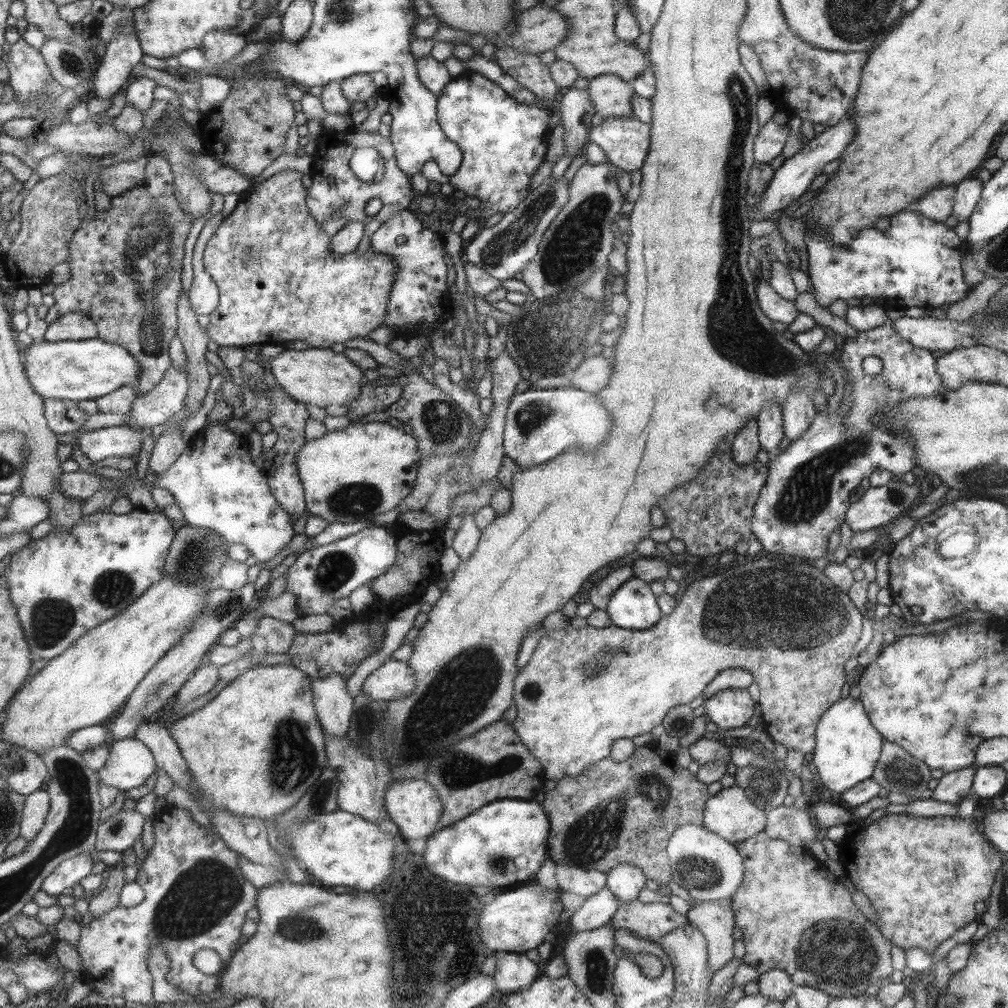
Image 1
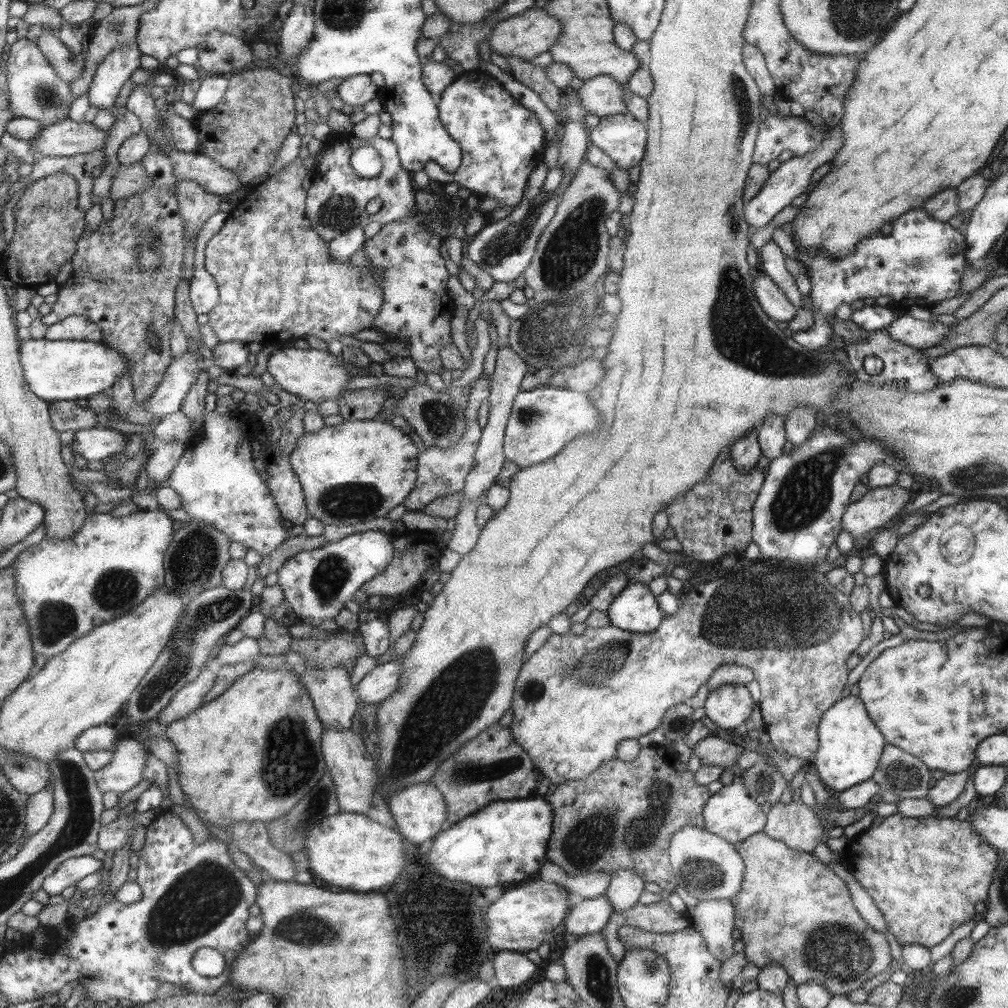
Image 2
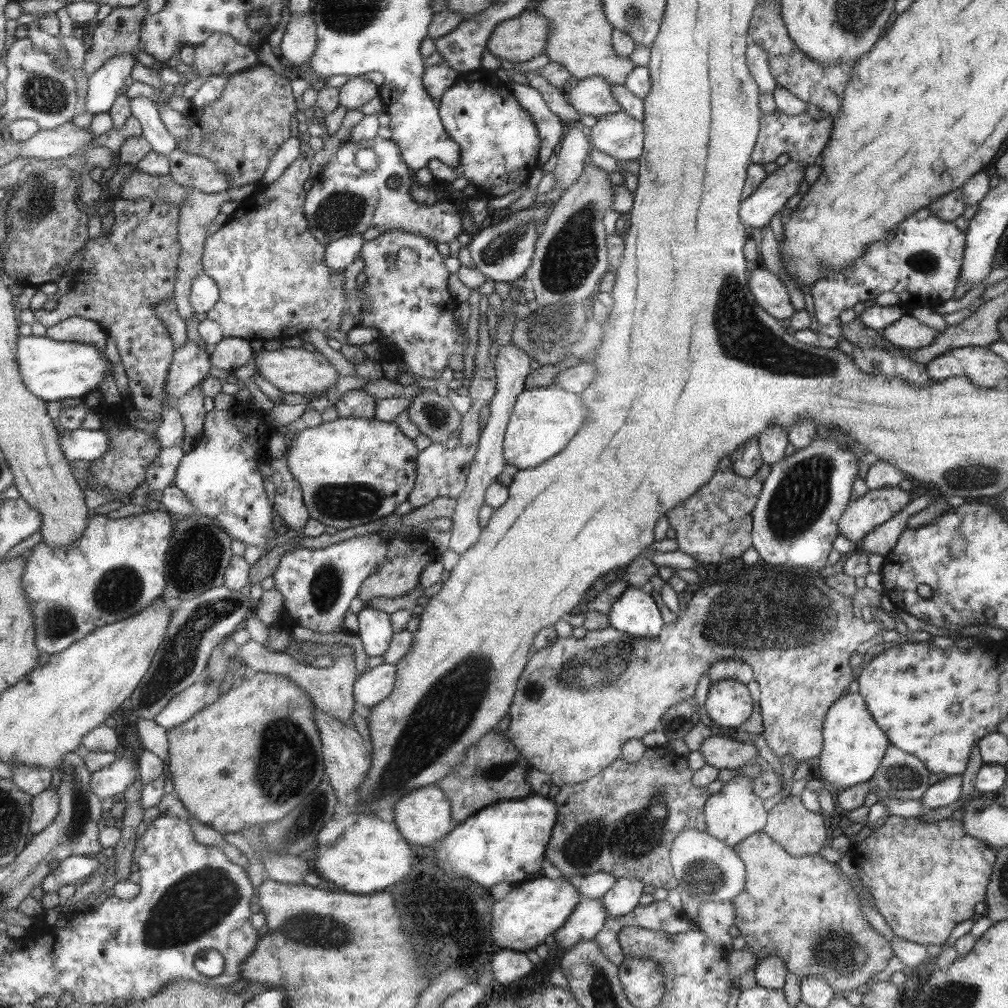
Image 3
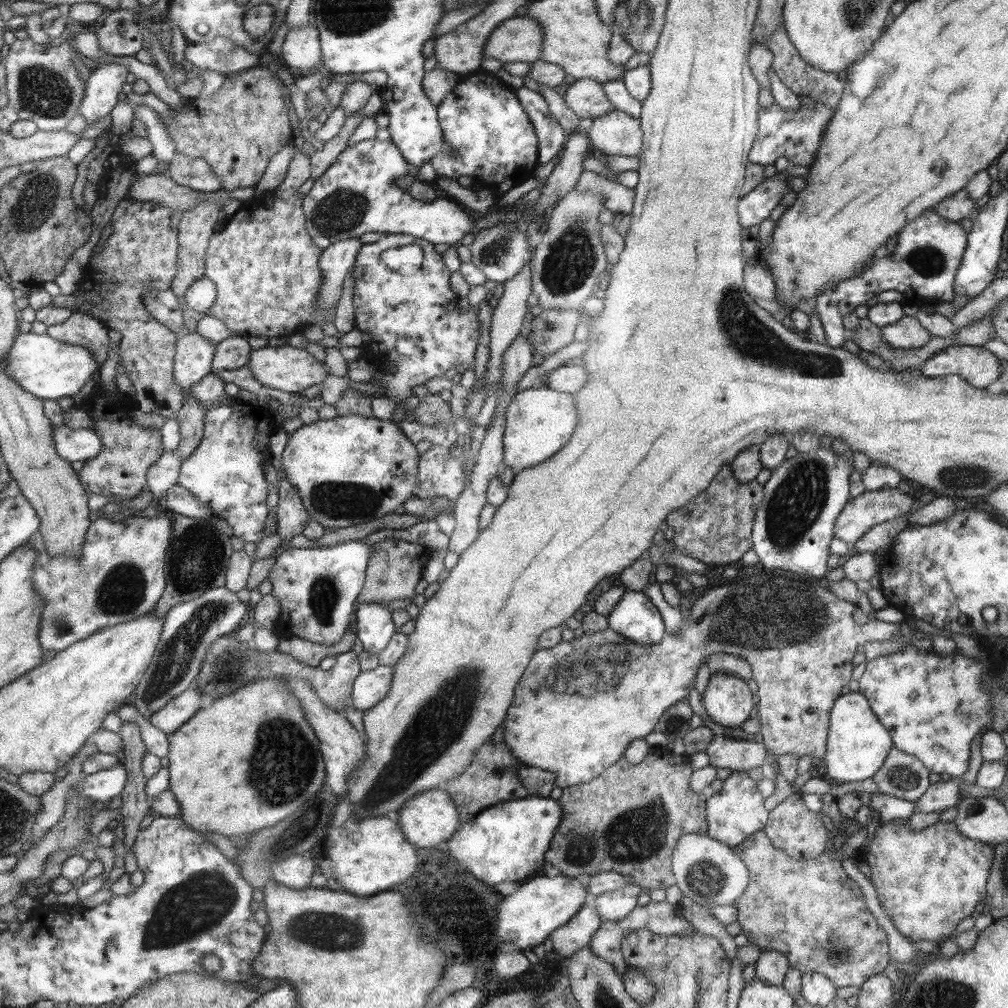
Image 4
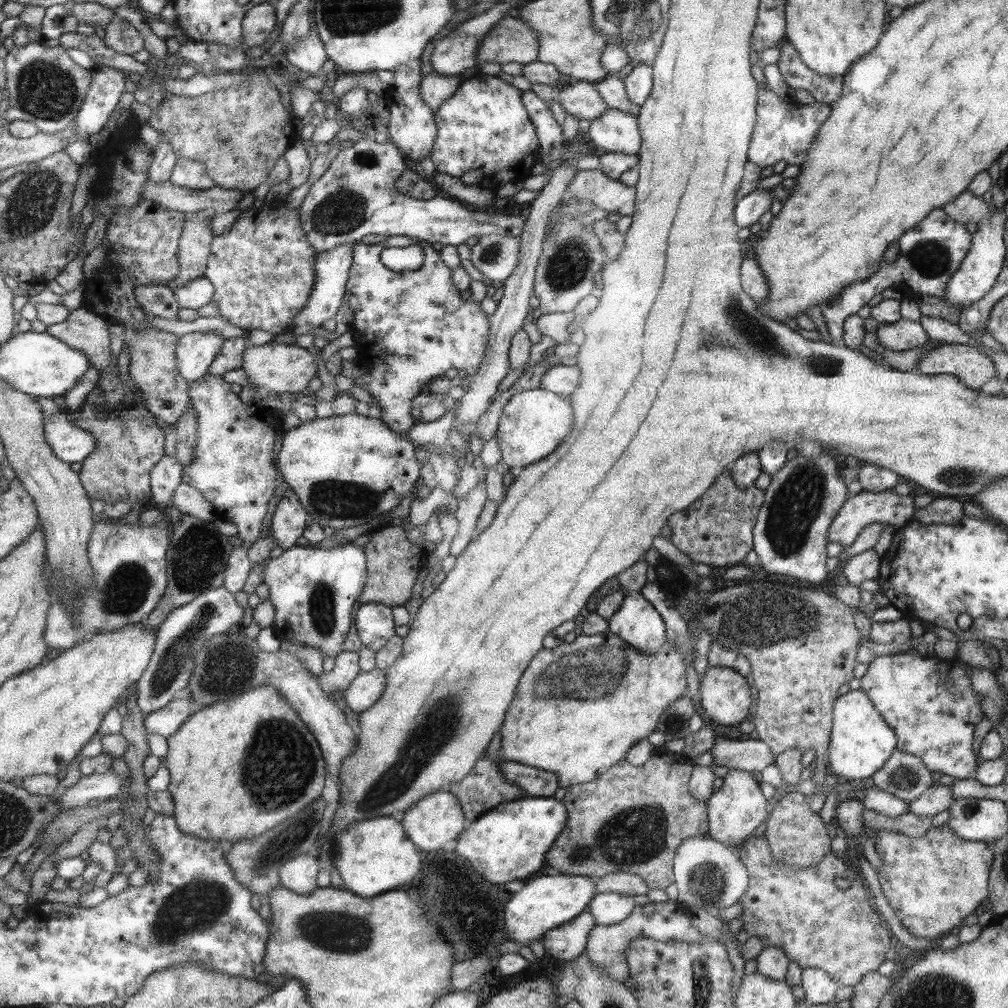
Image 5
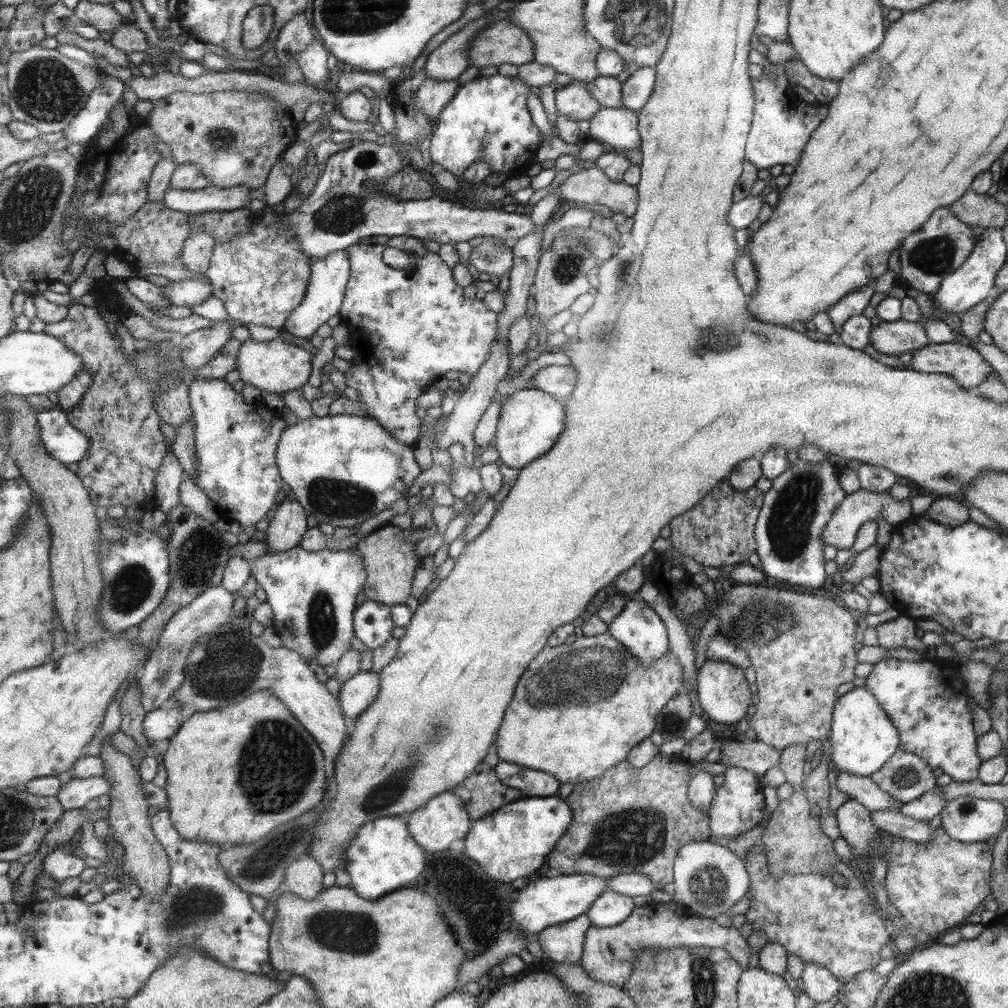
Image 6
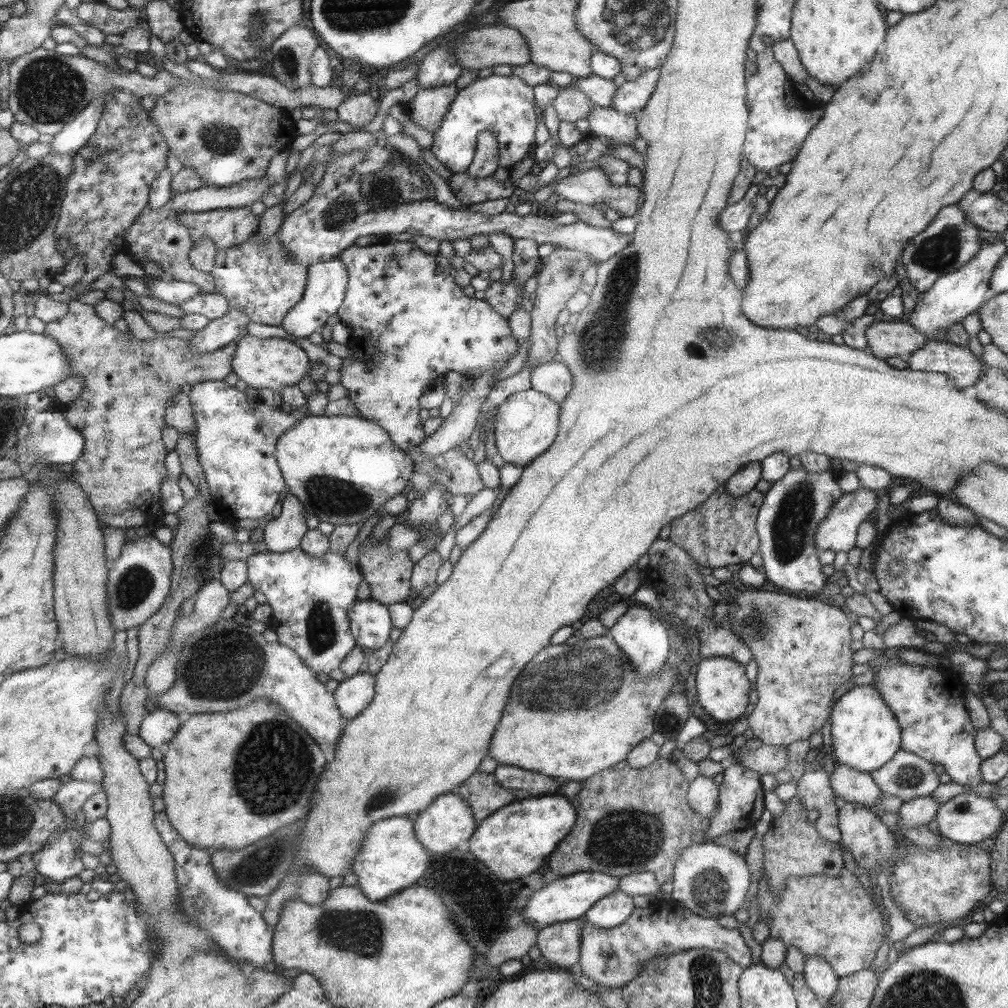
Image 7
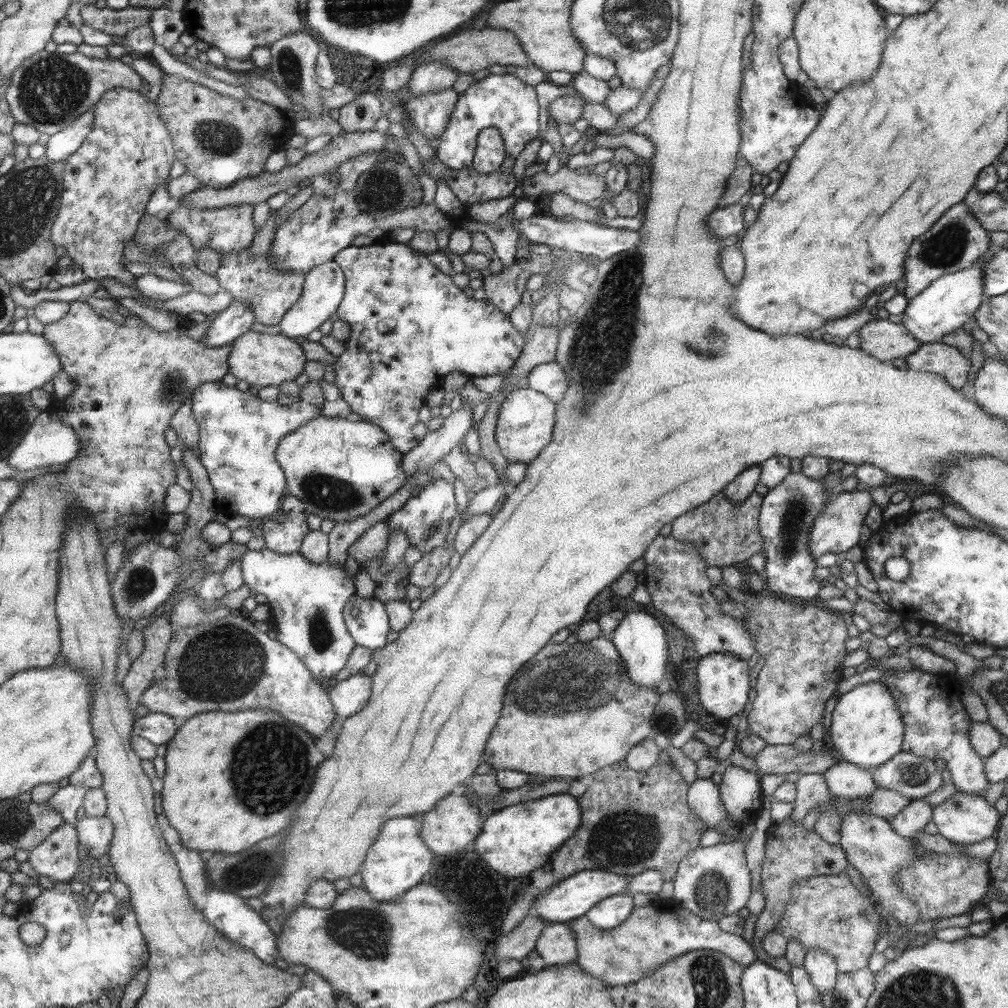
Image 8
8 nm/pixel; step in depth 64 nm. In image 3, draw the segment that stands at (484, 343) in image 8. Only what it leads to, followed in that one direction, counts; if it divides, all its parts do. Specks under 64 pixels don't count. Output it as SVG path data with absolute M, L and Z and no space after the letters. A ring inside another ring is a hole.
M386 230L376 239L365 241L361 248L361 260L364 262L366 282L359 286L370 306L364 308L362 322L358 326L374 328L379 336L375 341L383 349L383 358L378 361L390 360L404 363L406 370L396 378L395 382L402 386L410 386L419 378L440 380L440 374L448 368L450 354L466 355L468 342L466 340L466 326L462 326L462 314L458 314L458 294L450 290L450 271L446 268L446 254L438 250L438 242L424 238L420 234L412 234L405 230ZM402 248L413 248L419 252L420 260L416 264L396 264L388 262L388 255Z

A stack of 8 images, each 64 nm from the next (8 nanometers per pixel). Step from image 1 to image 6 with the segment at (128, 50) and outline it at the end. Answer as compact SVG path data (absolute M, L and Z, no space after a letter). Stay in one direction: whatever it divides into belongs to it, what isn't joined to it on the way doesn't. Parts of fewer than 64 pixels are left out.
M107 76L101 86L88 102L88 107L82 111L75 121L65 130L65 138L69 144L90 146L101 133L104 123L120 104L124 92L128 90L126 83L120 78Z

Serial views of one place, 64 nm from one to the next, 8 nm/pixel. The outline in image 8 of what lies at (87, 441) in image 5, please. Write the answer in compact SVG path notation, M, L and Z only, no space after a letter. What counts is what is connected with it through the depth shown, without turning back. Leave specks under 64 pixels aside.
M46 410L38 417L22 445L16 448L12 457L9 458L8 464L22 472L30 472L30 470L44 468L44 466L56 466L56 464L67 465L80 456L80 450L82 450L82 441L80 441L77 430L62 422L57 414Z

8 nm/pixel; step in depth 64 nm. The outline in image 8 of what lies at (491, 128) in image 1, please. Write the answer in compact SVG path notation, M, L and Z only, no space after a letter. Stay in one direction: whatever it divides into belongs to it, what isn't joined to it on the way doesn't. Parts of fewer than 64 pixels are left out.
M492 74L470 85L458 98L449 128L441 136L436 156L450 168L462 170L472 166L477 138L482 129L498 129L505 142L505 153L517 157L522 148L538 136L540 104L534 86L522 82L517 75Z

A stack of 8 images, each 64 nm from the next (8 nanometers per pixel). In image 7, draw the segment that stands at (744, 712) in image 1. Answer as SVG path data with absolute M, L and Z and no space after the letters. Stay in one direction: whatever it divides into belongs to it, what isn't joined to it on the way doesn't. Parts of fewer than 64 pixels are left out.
M712 657L700 660L696 686L698 686L698 700L700 700L702 708L712 718L722 720L722 722L733 722L738 719L750 702L748 695L752 684L748 682L746 667L730 657Z

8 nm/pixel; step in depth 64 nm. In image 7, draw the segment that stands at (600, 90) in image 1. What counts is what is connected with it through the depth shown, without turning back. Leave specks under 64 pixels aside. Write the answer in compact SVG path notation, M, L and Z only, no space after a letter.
M576 84L562 87L552 106L563 122L574 123L576 120L588 118L590 110L595 106Z

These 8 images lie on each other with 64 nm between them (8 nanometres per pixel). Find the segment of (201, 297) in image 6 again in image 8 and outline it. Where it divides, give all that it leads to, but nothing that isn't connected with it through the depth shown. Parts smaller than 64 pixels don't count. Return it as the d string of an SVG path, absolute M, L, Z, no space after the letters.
M154 273L135 276L133 284L146 299L162 300L162 302L164 300L174 300L174 298L192 290L191 285L182 285L182 283L158 277Z

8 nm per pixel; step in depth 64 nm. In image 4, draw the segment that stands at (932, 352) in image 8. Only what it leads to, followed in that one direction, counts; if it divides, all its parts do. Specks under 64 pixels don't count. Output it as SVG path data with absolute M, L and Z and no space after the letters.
M954 345L936 352L920 370L930 378L956 374L970 386L986 389L1002 376L1002 362L984 346Z

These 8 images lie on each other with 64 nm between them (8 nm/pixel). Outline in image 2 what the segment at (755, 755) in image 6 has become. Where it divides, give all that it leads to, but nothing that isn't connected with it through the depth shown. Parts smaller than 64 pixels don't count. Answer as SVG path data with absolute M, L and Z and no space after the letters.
M710 735L693 748L693 753L703 765L720 766L724 769L737 764L738 757L744 751L744 747L740 745Z

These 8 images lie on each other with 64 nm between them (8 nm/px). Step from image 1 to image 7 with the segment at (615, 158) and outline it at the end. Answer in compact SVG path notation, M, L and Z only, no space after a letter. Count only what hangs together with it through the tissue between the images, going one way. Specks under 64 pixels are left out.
M595 106L589 112L588 122L590 124L590 136L596 136L604 139L616 140L617 144L630 145L631 140L636 138L639 134L637 131L637 118L635 114L626 114L625 112L618 112L611 107L598 107Z

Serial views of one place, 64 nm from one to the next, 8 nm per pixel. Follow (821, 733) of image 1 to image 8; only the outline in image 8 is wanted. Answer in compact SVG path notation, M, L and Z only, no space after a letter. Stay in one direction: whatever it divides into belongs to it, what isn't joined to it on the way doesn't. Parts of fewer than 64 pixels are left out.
M882 680L859 684L838 699L826 740L842 760L869 770L902 751L905 722L897 700Z

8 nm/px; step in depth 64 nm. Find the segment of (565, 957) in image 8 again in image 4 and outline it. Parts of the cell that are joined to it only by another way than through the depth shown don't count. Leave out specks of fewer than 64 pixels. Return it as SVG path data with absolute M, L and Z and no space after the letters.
M592 901L586 902L580 913L574 915L573 920L549 934L554 952L564 957L576 954L585 946L589 946L592 935L600 928L600 924L602 919L598 917Z

